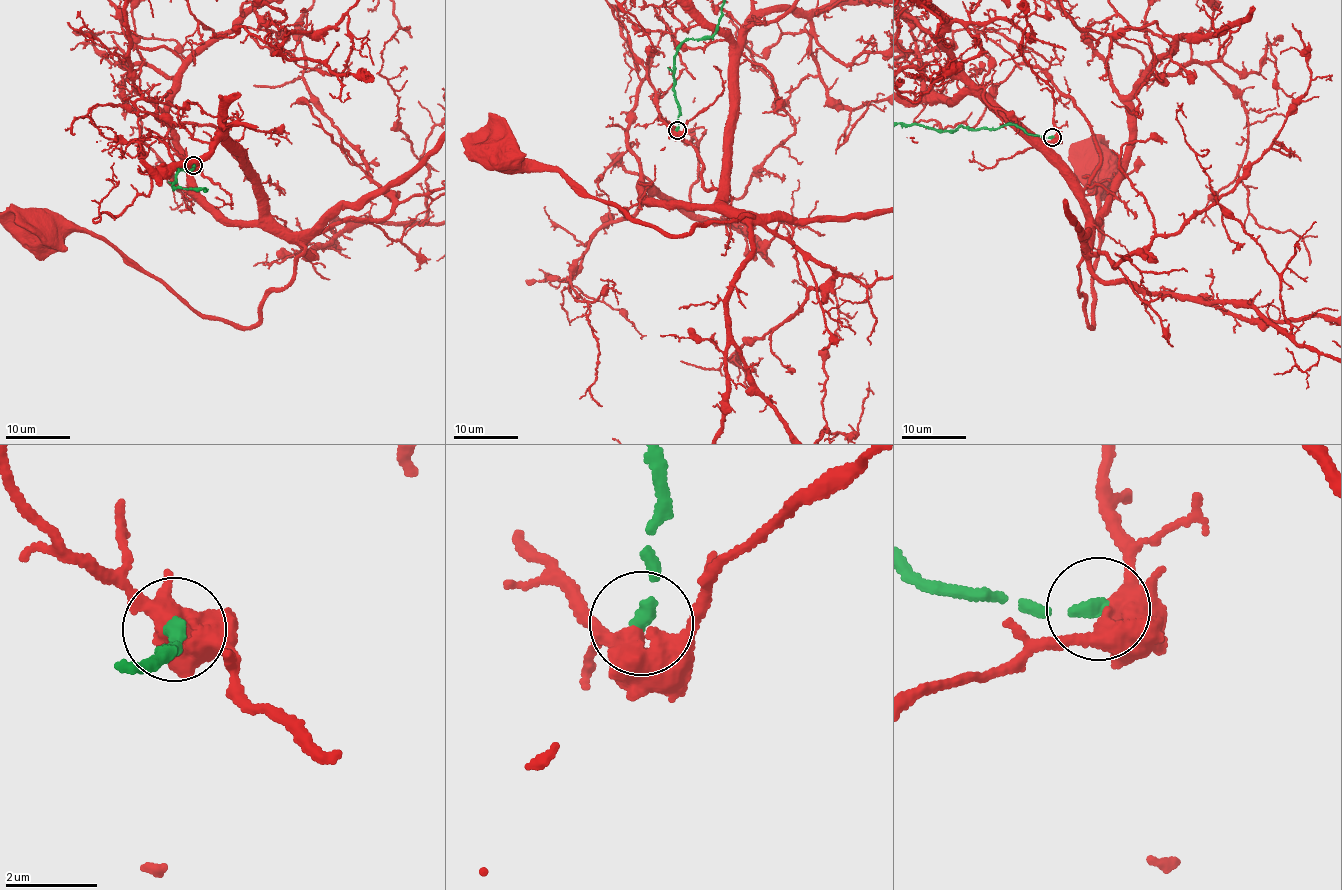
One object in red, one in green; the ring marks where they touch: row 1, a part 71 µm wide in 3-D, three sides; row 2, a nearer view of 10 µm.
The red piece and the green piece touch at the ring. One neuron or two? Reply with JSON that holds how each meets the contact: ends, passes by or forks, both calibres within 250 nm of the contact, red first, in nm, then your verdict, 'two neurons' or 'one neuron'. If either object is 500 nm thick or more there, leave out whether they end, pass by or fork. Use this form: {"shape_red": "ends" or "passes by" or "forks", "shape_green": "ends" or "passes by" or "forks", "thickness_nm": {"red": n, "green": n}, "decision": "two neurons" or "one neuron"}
{"shape_red": "forks", "shape_green": "ends", "thickness_nm": {"red": 400, "green": 280}, "decision": "two neurons"}

